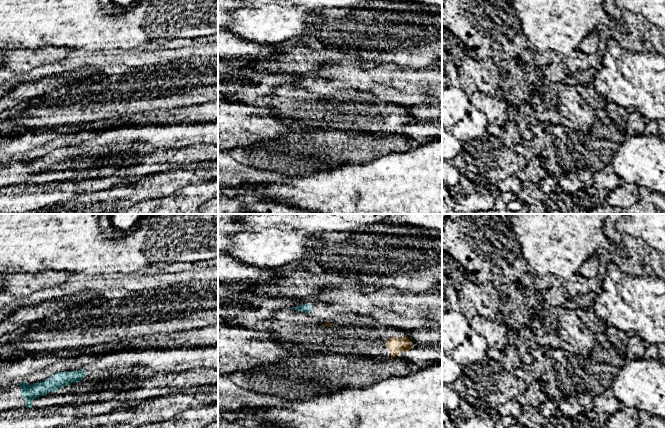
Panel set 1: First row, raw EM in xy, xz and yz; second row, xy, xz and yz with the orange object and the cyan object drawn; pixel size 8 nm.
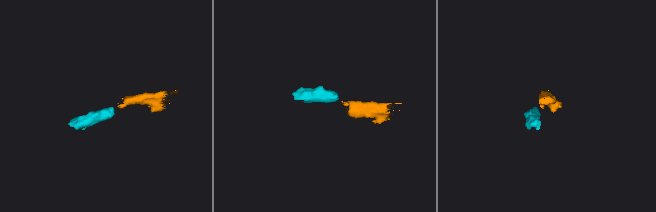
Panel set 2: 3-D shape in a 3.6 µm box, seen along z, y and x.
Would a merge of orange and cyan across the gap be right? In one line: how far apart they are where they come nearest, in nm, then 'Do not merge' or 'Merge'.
Distance 150 nm. Do not merge

